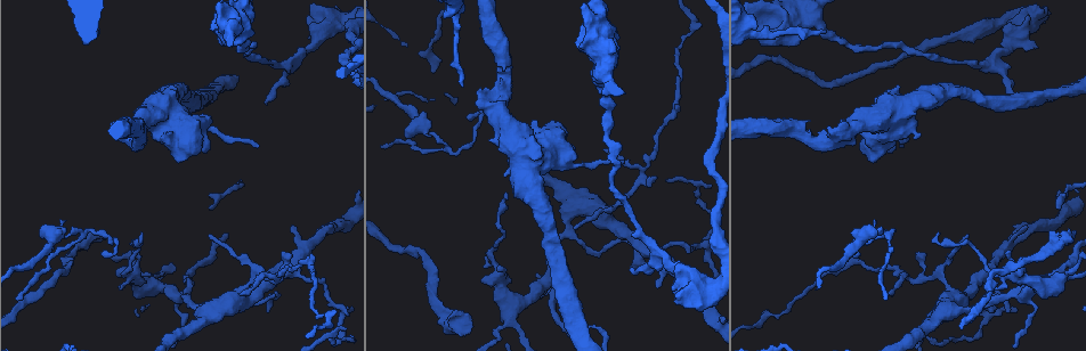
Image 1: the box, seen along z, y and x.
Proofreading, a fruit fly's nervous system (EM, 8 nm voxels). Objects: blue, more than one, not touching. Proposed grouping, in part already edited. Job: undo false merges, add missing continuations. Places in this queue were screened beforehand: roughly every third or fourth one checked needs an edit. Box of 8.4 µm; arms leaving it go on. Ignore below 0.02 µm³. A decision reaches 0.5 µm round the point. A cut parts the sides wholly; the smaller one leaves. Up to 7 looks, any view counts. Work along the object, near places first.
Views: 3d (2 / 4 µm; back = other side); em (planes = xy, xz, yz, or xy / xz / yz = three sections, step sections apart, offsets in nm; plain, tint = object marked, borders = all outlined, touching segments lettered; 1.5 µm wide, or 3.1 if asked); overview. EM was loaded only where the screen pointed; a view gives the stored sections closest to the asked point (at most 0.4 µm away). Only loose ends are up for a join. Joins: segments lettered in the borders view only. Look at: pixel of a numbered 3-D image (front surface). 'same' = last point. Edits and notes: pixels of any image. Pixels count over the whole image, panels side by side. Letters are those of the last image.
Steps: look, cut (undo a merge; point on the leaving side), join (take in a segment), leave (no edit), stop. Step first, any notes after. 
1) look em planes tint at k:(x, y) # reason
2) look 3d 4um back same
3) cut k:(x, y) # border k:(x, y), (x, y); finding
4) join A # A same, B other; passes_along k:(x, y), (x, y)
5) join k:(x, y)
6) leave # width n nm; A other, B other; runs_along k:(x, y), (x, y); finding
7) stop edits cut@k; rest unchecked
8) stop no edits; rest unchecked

look em yz step 8 plain at 1:(823, 30) # end of a long branch

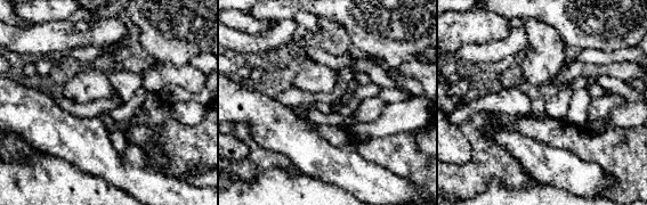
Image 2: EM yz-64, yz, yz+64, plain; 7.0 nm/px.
look em yz step 8 borders same

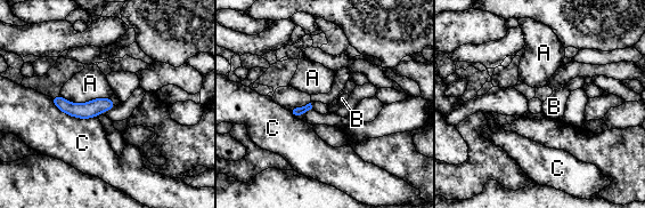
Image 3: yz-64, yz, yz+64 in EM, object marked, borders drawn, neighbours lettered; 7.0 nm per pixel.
leave # longest_contact C 360 nm; A other, B other, C other; runs_along 3:(55, 100), (71, 109), (111, 104); none of them fits

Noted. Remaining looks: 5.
look em xy step 8 borders at 1:(656, 286) # free end

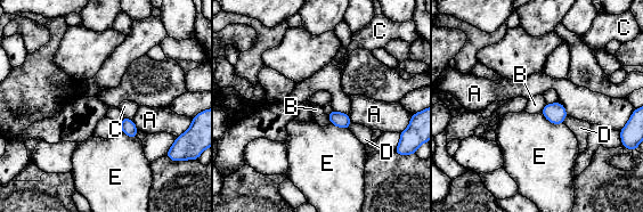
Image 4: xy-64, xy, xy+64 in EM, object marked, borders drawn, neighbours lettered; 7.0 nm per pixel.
leave # longest_contact E 170 nm; A other, B other, C other, D other, E other; border 4:(546, 104), (540, 112); none of them fits

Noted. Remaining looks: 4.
look em planes borders at 1:(1052, 238) # branch stops here

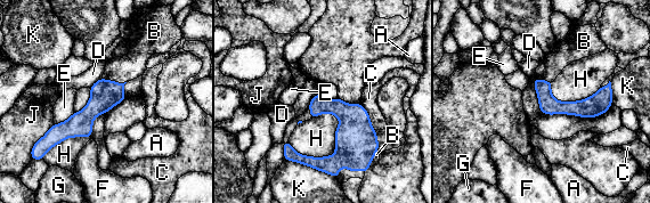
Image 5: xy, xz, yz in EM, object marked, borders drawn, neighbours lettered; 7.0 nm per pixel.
join B # longest_contact H 420 nm; A other, B same, C other, D other, E other, F other, G other, H other, J other, K other; the neuron continues

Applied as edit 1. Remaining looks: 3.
stop edits join@5; rest unchecked

